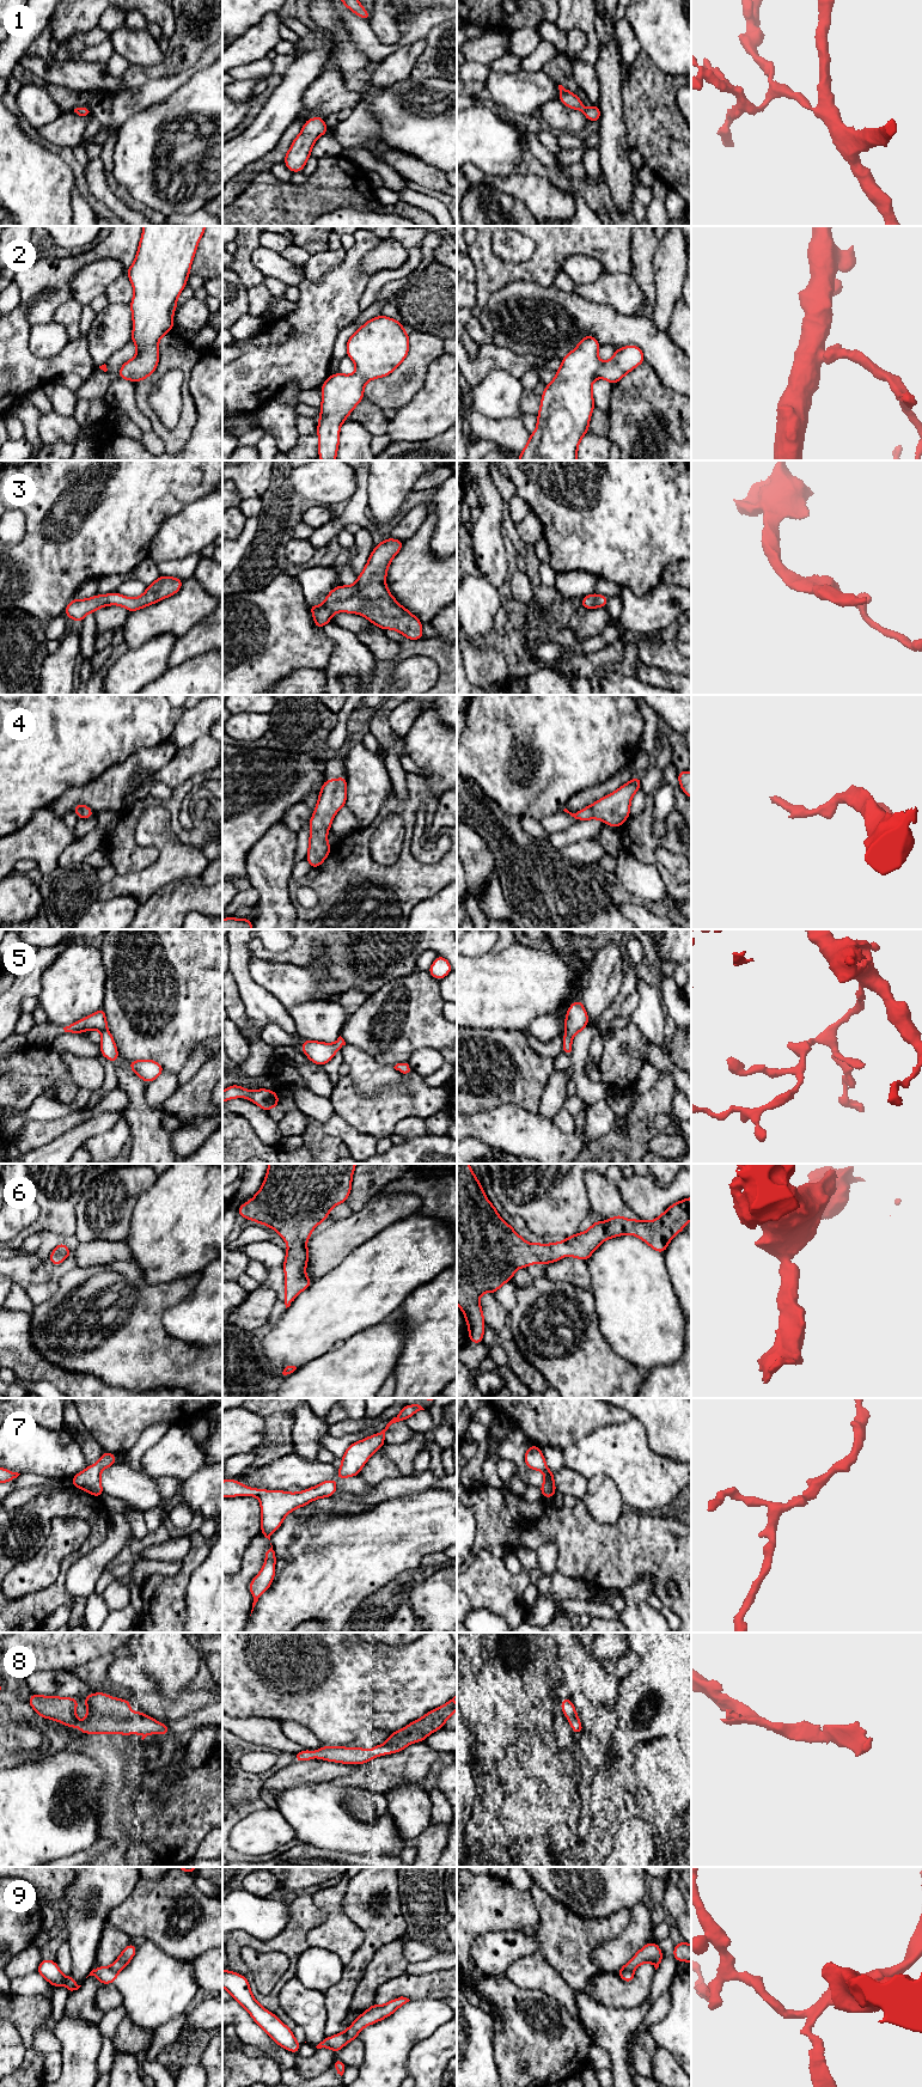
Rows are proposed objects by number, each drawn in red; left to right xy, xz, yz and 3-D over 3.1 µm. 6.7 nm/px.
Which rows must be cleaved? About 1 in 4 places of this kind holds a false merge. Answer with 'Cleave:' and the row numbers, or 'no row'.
Cleave: 9

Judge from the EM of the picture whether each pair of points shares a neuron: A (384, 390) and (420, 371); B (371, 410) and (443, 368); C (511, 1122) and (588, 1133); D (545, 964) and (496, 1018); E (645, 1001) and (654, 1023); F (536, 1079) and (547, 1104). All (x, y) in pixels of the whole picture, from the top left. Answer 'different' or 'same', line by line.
A: same
B: different
C: same
D: same
E: same
F: different

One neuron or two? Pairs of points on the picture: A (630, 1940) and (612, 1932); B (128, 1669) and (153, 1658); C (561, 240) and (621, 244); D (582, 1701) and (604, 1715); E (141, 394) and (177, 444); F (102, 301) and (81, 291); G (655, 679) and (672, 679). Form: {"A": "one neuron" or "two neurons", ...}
{"A": "two neurons", "B": "two neurons", "C": "one neuron", "D": "one neuron", "E": "one neuron", "F": "two neurons", "G": "one neuron"}

